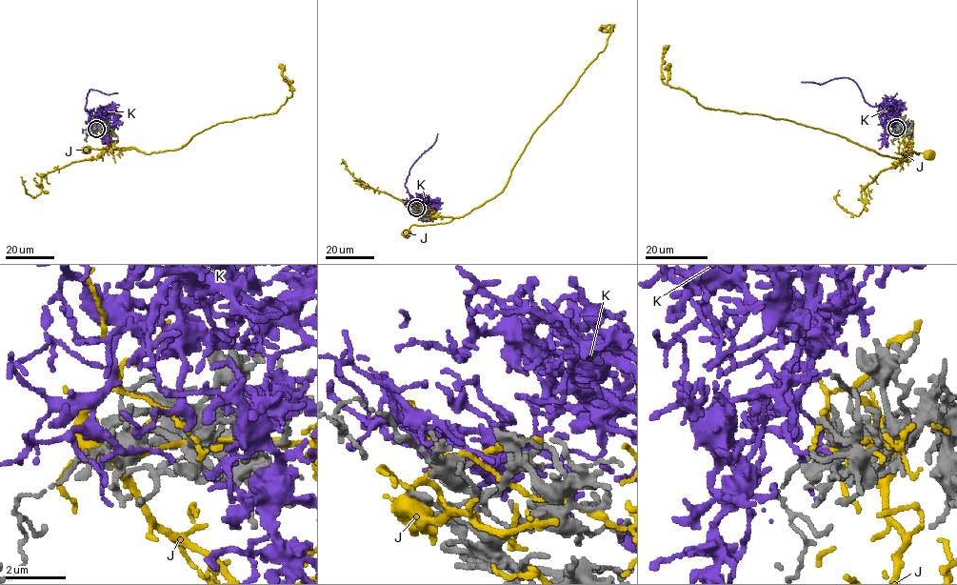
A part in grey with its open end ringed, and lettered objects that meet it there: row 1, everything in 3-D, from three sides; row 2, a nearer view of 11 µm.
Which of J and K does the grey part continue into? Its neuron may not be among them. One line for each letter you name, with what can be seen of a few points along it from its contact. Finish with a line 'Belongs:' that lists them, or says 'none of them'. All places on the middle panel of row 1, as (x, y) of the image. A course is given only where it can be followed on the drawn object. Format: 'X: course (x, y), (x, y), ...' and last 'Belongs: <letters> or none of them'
K: course (416, 208), (409, 203), (414, 197), (405, 183), (412, 164), (432, 146), (437, 133)
Belongs: K

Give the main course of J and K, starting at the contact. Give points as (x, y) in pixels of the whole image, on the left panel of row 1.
J: (96, 129), (109, 129), (117, 136), (114, 145), (118, 149), (133, 147), (87, 150)
K: (96, 129), (89, 113), (94, 109), (85, 110), (89, 90), (117, 92)

